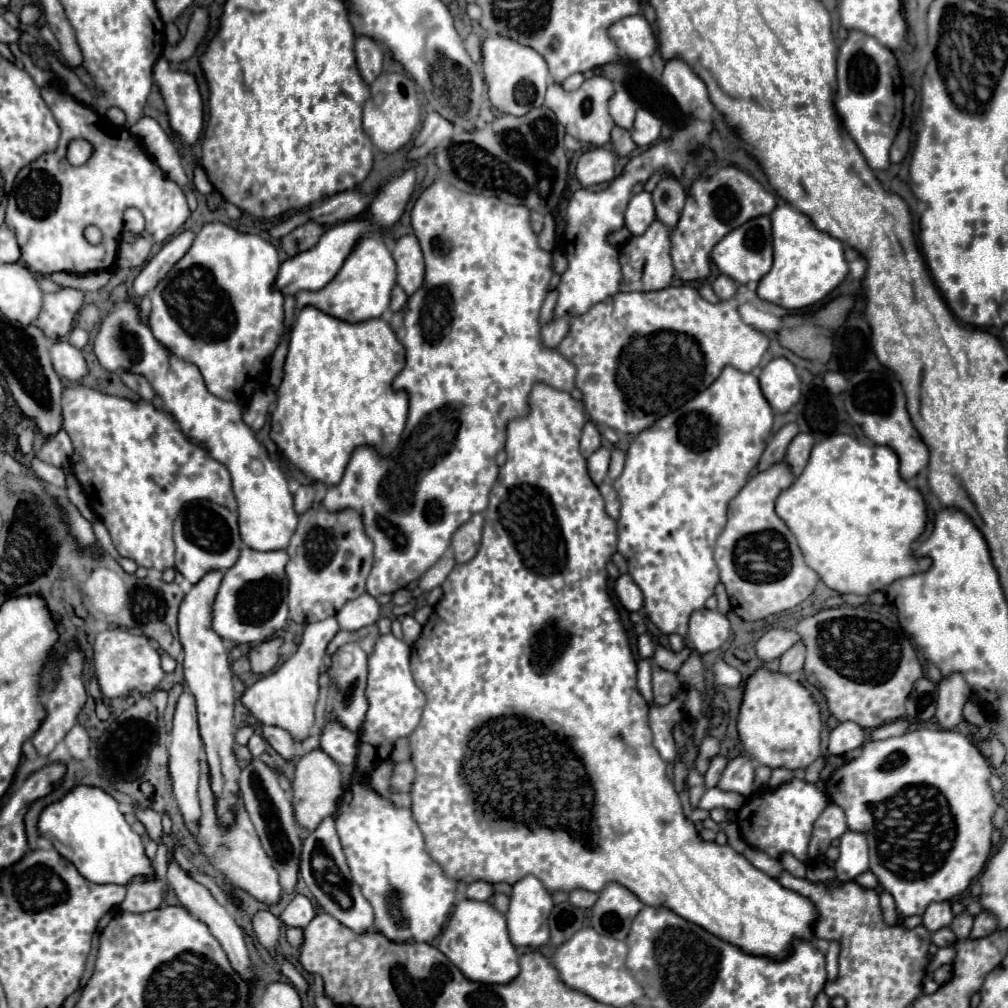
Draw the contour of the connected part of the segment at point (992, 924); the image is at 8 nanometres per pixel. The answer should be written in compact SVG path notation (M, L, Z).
M980 913L976 919L974 919L974 929L970 933L972 939L982 939L982 937L988 937L990 933L996 931L996 919L988 913Z

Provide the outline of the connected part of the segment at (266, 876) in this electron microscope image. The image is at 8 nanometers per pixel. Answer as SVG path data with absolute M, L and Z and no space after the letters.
M202 761L202 769L200 769L198 799L200 799L202 815L196 823L194 835L196 835L196 843L200 845L200 851L224 875L224 879L228 883L232 883L238 889L244 889L246 893L250 893L252 897L256 897L262 903L268 903L268 905L276 903L282 897L276 869L272 869L272 861L268 861L268 855L264 853L264 849L260 845L260 837L256 837L254 825L252 825L252 821L246 813L246 807L244 807L244 799L242 799L242 795L238 795L238 803L234 807L234 813L236 813L234 823L222 825L222 821L216 815L216 797L210 787L210 769L208 769L206 761Z

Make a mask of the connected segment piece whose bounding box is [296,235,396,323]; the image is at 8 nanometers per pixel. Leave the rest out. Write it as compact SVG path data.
M372 235L362 237L356 249L350 253L338 275L320 291L300 291L296 295L296 307L316 307L330 317L342 319L346 323L362 323L380 317L390 305L390 291L396 285L396 263L382 239Z

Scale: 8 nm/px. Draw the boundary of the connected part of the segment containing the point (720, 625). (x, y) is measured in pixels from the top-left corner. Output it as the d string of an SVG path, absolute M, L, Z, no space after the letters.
M698 609L690 617L688 637L690 637L690 643L696 647L696 651L704 655L724 645L724 641L730 637L730 623L726 615L718 611Z

